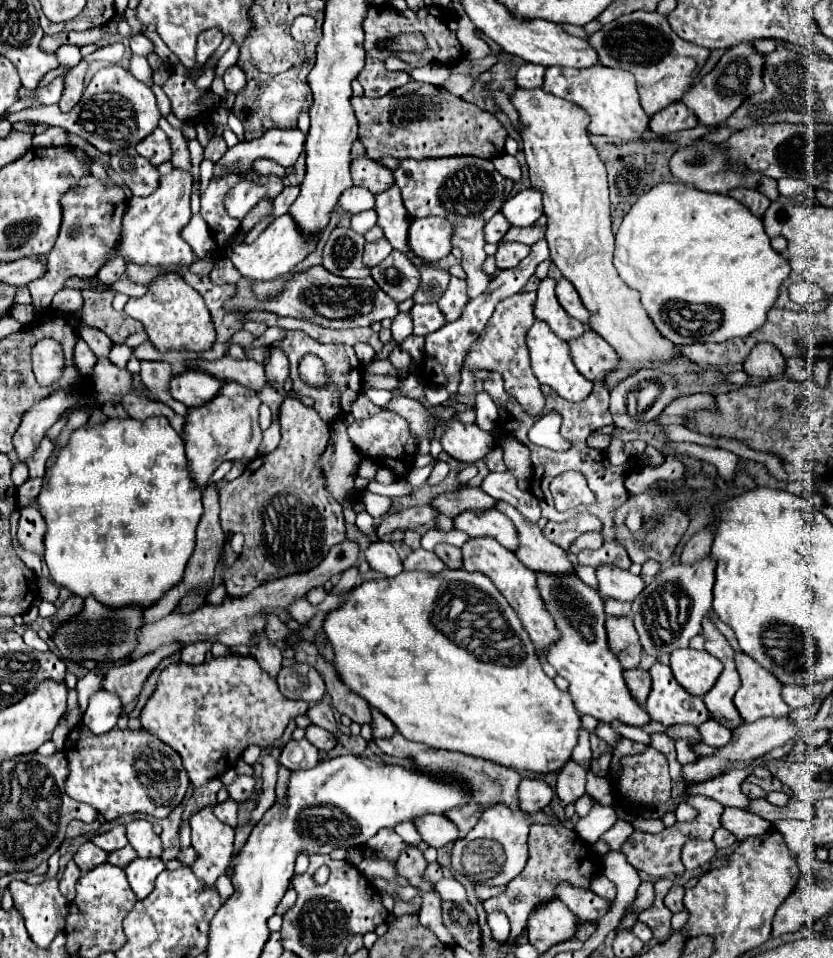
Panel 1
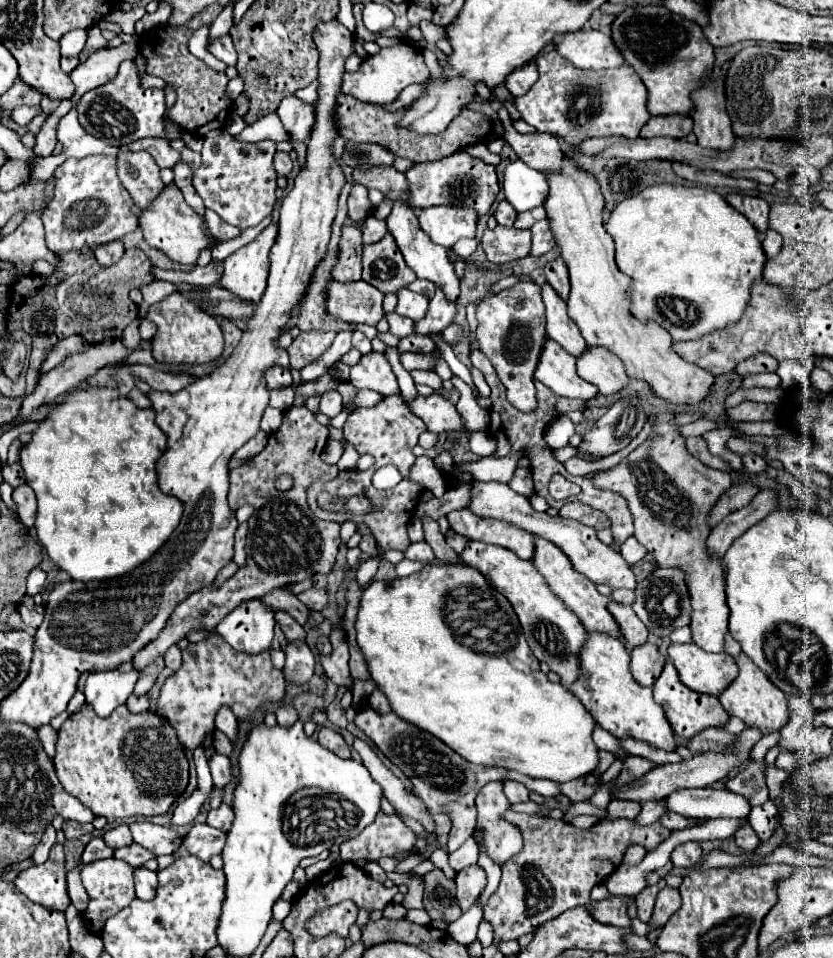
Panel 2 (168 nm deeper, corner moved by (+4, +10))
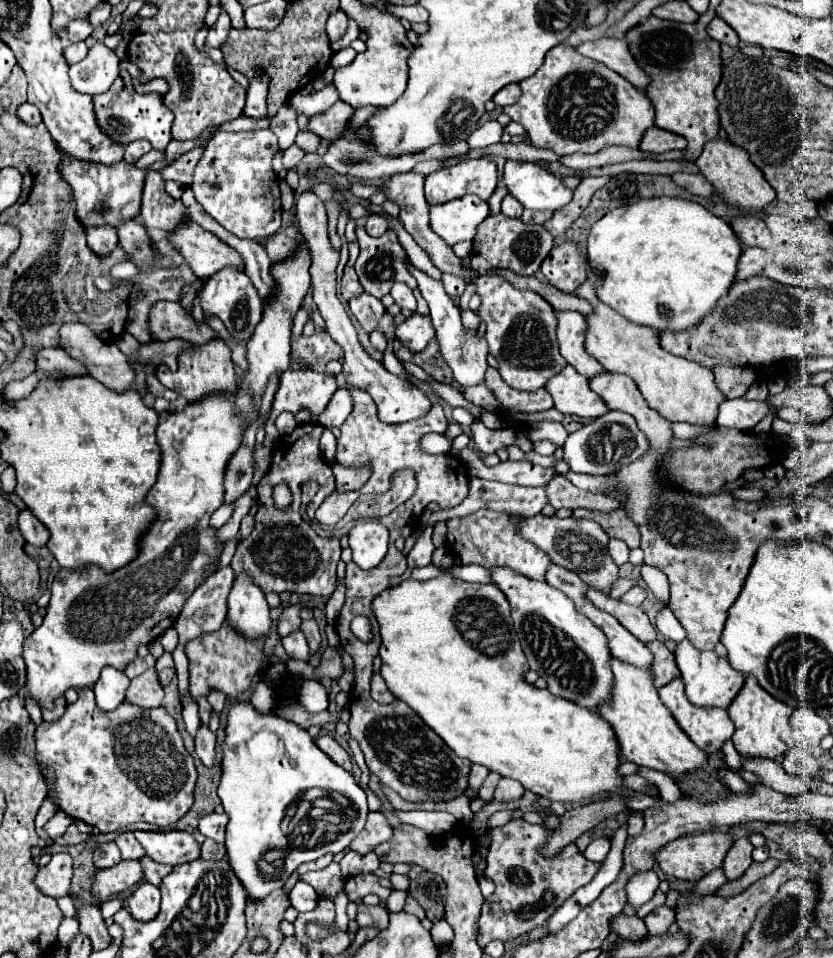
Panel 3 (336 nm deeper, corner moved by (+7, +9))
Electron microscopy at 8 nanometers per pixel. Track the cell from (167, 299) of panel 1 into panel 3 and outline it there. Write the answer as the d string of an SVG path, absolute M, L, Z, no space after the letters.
M211 340L207 346L199 346L193 352L185 352L179 358L177 372L169 372L169 368L165 368L165 364L161 364L157 370L157 378L169 390L175 390L177 394L181 394L189 404L199 402L209 394L221 394L221 392L235 394L237 386L239 386L239 380L235 374L235 364L231 360L231 350L221 340Z

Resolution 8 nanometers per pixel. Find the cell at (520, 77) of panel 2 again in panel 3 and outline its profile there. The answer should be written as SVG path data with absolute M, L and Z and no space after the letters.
M509 84L509 86L501 88L501 90L493 96L493 102L495 102L497 106L507 106L507 104L517 102L519 96L521 96L521 88L519 88L517 84Z

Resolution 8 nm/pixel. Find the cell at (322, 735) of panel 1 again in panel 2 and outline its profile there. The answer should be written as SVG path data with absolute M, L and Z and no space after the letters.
M320 727L318 729L318 743L330 751L334 751L338 757L350 757L350 747L342 739L342 735L332 727Z

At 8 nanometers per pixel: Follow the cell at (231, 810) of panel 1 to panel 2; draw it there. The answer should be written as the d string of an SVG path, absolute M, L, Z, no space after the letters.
M222 803L218 809L210 809L210 811L208 811L208 819L206 819L208 825L214 825L214 827L224 829L224 831L230 829L232 821L234 821L234 811L232 811L232 807L226 805L226 803Z

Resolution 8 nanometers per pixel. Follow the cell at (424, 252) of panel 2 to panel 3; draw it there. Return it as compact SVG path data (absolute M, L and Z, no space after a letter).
M409 264L409 270L413 274L413 278L419 282L419 290L423 294L423 298L429 304L431 310L431 322L435 328L435 338L439 342L439 352L443 356L443 360L449 364L449 368L453 370L455 380L463 386L463 388L471 388L479 382L483 382L485 378L485 370L487 370L487 342L485 338L477 332L477 328L465 328L459 316L459 310L455 308L451 296L445 292L443 282L437 282L433 278L429 278L427 274L423 274L421 270L417 270L415 266Z

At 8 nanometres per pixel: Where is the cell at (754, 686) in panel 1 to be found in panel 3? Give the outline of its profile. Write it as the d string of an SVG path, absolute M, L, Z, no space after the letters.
M747 676L743 690L729 706L729 718L735 724L733 744L735 750L745 758L767 758L767 760L781 760L783 754L793 746L791 740L791 724L789 718L793 714L791 706L777 702L771 694L765 694L761 686L757 686L755 678Z

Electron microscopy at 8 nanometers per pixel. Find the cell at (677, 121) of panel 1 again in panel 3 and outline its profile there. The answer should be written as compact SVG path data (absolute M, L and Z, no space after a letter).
M653 126L653 128L649 128L649 130L645 132L639 148L641 148L643 152L663 154L663 152L671 152L671 150L685 150L685 146L687 146L687 140L685 140L685 138Z

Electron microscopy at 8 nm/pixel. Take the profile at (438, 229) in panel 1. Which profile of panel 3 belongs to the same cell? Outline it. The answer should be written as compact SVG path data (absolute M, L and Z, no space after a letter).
M465 196L453 202L431 206L431 230L449 246L461 240L473 240L477 226L489 216L489 204L477 196Z

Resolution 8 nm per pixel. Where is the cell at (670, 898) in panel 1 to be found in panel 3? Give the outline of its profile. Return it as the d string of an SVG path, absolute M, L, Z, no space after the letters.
M659 906L655 908L647 918L645 924L649 928L649 934L657 936L657 934L665 934L669 930L669 926L675 922L675 912L667 906Z

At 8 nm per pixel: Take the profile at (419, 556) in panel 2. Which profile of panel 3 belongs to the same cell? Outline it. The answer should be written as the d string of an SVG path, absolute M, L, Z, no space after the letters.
M428 526L423 531L423 534L419 536L417 544L411 548L411 552L407 554L407 562L409 562L409 568L421 568L421 566L429 566L431 564L431 554L435 550L431 539L433 533L433 527Z

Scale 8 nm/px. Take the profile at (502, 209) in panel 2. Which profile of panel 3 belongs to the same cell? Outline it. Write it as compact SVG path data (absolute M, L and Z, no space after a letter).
M507 194L507 196L503 198L501 212L503 212L505 216L509 216L509 218L519 218L519 216L521 216L521 212L523 212L523 206L521 206L521 204L517 204L517 200L515 200L511 194Z

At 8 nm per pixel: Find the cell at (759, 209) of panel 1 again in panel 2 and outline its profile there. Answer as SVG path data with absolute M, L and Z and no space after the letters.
M728 193L726 201L736 211L740 211L742 215L746 215L748 221L752 221L752 225L760 233L764 233L768 229L768 211L770 211L770 205L764 199L760 199L760 197L748 197L748 195L740 195L740 193Z

